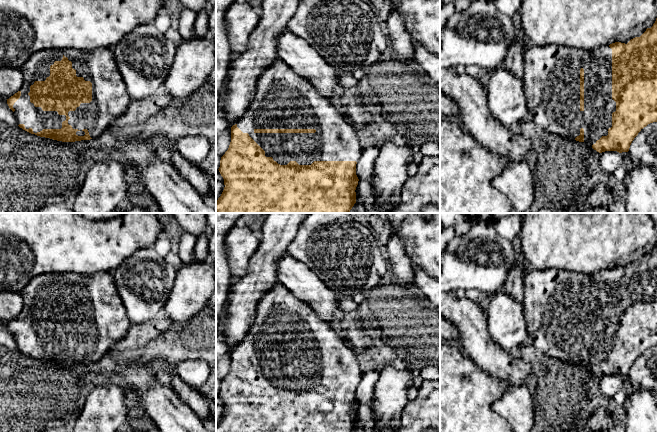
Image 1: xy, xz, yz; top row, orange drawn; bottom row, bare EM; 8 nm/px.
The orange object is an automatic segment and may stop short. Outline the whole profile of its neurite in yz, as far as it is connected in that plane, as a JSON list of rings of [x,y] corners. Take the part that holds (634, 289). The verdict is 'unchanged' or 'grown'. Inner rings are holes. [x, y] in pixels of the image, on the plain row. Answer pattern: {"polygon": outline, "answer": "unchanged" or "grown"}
{"polygon": [[[657,242],[651,252],[647,252],[640,261],[631,263],[627,268],[615,266],[591,274],[558,270],[555,268],[547,270],[534,269],[530,272],[524,271],[522,274],[522,281],[523,300],[521,305],[523,307],[529,340],[533,342],[533,345],[539,351],[551,358],[584,366],[599,377],[605,375],[617,375],[622,377],[629,375],[632,365],[644,351],[650,347],[657,346]]], "answer": "grown"}

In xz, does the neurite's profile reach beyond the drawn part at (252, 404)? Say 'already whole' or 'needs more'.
needs more

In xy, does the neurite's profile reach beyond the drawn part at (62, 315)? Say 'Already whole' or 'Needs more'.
Needs more

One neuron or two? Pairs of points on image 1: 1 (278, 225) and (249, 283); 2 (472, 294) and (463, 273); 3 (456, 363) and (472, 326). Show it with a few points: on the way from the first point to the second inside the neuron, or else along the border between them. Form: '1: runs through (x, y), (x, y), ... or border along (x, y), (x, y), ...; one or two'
1: runs through (274, 239), (273, 245), (263, 262), (262, 269); one
2: border along (465, 290), (476, 289), (482, 295); two
3: border along (457, 345), (478, 367); two

